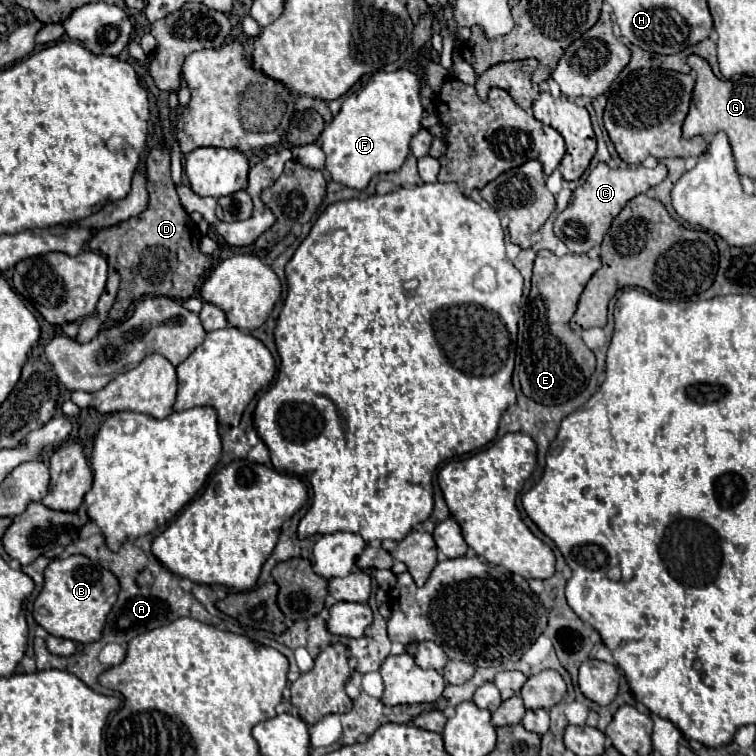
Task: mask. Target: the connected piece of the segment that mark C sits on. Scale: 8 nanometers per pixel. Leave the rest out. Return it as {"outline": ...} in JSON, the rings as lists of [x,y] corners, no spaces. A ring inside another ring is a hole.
{"outline":[[[599,162],[597,168],[589,172],[585,184],[573,190],[569,206],[557,216],[553,224],[555,236],[569,248],[569,252],[587,254],[591,248],[601,244],[613,218],[623,210],[623,206],[637,194],[643,194],[647,192],[647,188],[663,182],[665,176],[667,176],[667,168],[661,162],[655,168],[637,166],[637,168],[617,168],[617,170],[611,170],[607,164]]]}

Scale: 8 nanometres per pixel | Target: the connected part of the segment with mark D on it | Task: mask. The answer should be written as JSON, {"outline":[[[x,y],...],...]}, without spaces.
{"outline":[[[157,144],[145,160],[149,192],[147,208],[135,218],[129,218],[111,228],[97,230],[89,240],[89,248],[93,252],[105,254],[109,266],[121,276],[117,300],[109,310],[109,316],[113,320],[123,320],[131,304],[145,294],[187,300],[195,292],[203,276],[211,270],[213,258],[209,254],[201,254],[199,250],[201,232],[197,230],[197,224],[189,218],[185,208],[179,204],[179,196],[171,180],[169,160],[171,158],[165,144]]]}

